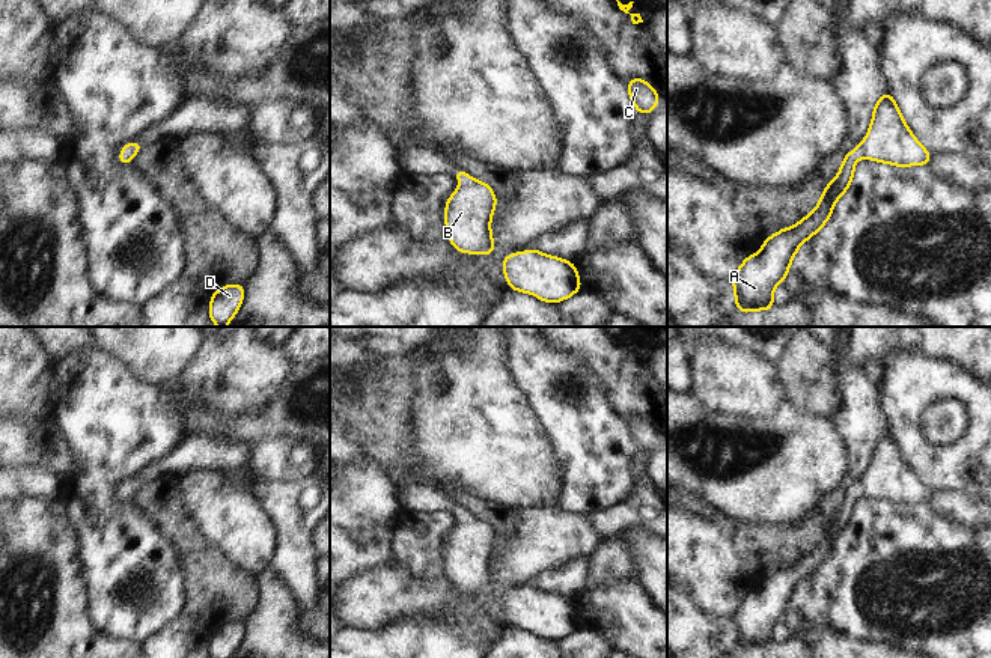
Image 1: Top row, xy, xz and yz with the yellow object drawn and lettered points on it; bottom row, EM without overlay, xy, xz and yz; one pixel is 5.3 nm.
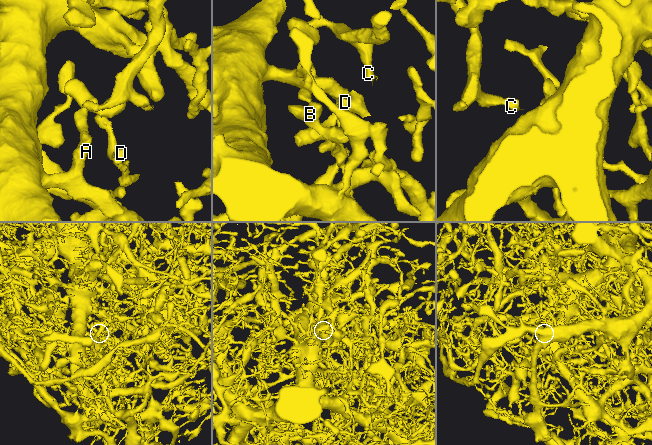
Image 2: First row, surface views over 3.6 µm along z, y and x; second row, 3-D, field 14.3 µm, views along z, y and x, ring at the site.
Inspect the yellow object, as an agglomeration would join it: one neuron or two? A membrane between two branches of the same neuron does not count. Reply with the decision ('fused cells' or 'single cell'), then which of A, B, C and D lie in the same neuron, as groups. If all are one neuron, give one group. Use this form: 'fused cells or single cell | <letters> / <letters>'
single cell | A B C D

